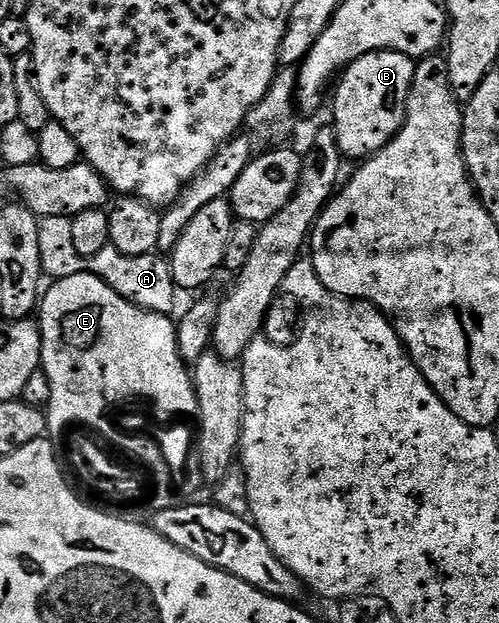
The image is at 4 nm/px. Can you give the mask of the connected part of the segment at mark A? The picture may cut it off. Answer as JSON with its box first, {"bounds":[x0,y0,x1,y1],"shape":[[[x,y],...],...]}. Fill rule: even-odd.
{"bounds":[38,217,178,316],"shape":[[[46,217],[40,219],[38,225],[38,254],[42,256],[42,269],[49,280],[55,281],[65,279],[71,275],[82,275],[87,272],[96,275],[118,297],[130,301],[135,307],[140,307],[143,311],[153,311],[159,315],[171,316],[172,310],[176,307],[176,295],[178,288],[174,277],[170,273],[170,265],[163,254],[153,253],[142,257],[126,257],[126,253],[118,253],[118,249],[108,246],[88,260],[83,259],[74,249],[74,241],[70,238],[71,219],[66,217]]]}

